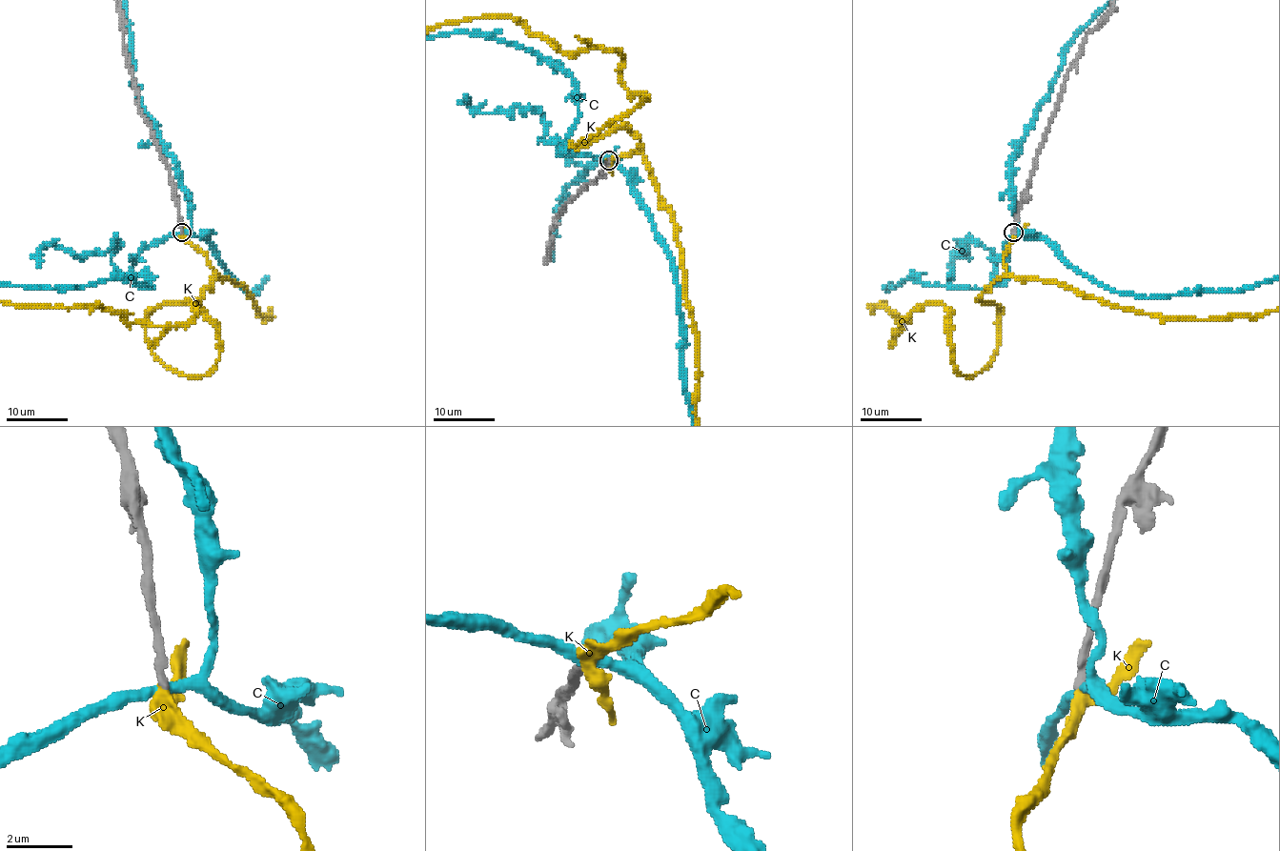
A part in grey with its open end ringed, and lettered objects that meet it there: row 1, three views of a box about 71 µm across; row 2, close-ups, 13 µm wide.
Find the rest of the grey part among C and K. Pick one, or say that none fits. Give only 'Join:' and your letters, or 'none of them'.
Join: K

